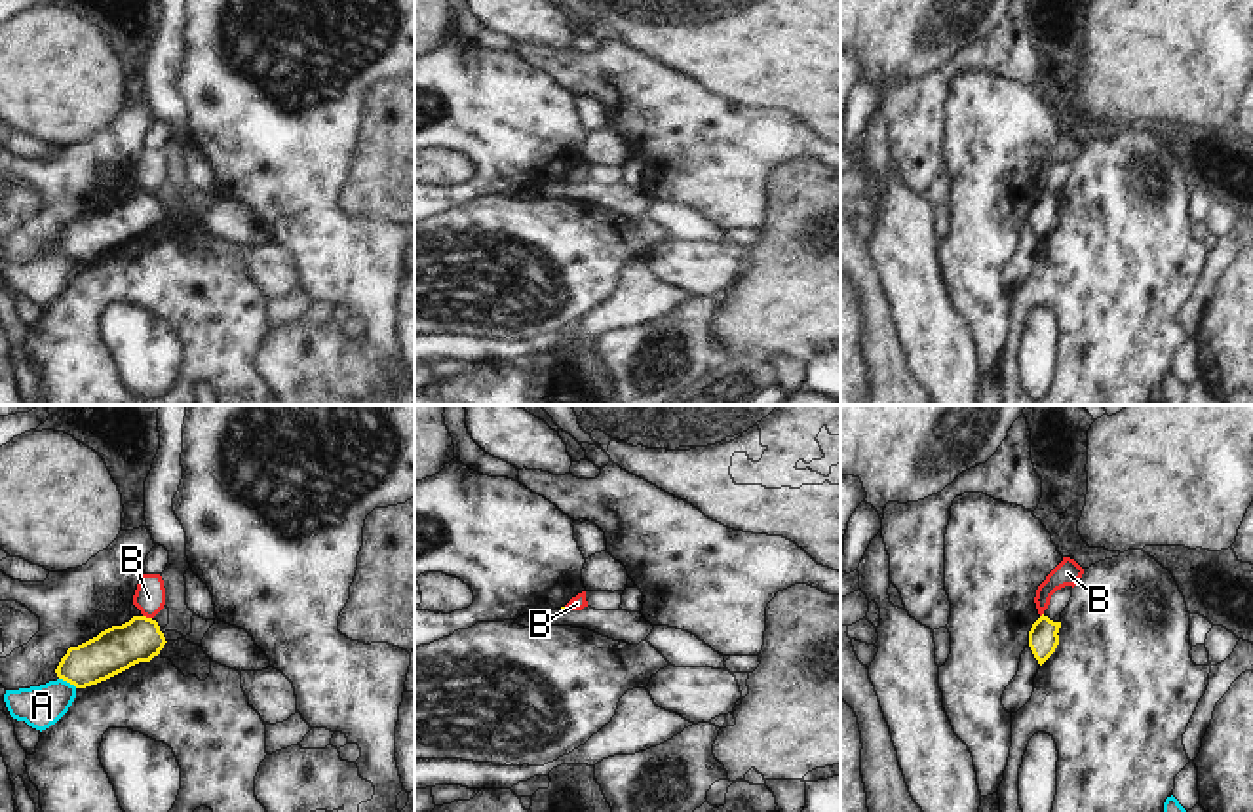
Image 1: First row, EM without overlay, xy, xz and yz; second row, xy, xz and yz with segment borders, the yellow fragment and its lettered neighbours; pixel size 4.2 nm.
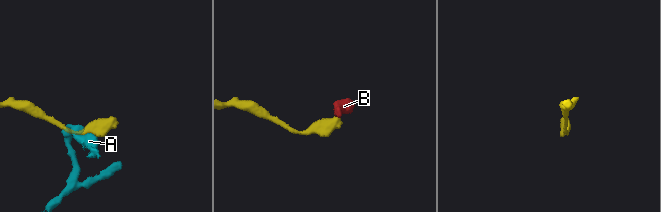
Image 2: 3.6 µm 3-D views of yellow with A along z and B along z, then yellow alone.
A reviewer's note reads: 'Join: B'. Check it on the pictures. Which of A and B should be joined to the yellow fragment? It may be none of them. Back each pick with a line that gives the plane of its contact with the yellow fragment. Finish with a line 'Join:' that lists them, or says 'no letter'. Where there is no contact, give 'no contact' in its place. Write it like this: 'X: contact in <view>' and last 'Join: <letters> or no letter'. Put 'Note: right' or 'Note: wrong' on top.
Note: wrong
Join: no letter

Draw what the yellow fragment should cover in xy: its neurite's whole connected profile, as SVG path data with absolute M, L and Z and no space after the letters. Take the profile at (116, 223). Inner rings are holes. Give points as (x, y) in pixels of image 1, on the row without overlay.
M133 190L122 200L112 200L86 217L70 221L55 247L76 262L86 262L139 236L150 236L165 217L156 194Z

